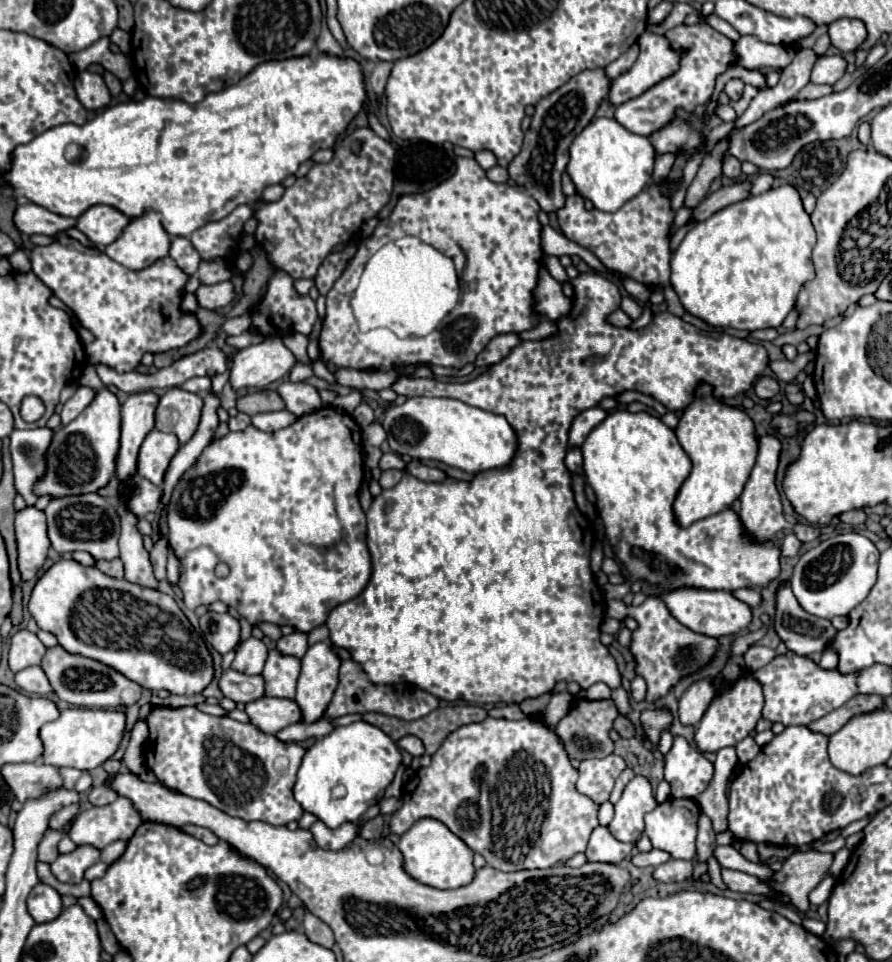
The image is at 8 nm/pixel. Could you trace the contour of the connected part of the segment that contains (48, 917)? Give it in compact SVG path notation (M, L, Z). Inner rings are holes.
M37 883L29 897L27 897L27 911L31 913L31 917L35 919L35 923L47 923L53 921L61 915L63 905L61 905L61 895L45 885L45 883Z

